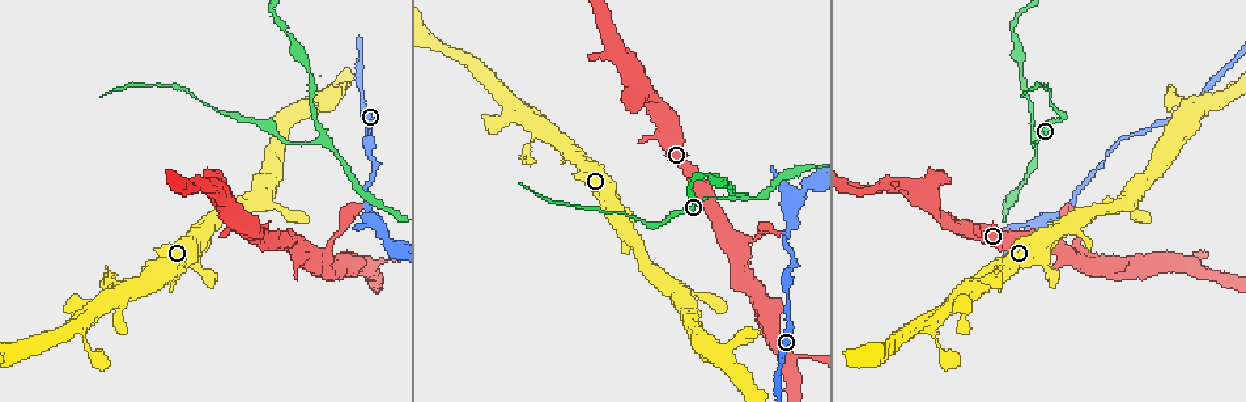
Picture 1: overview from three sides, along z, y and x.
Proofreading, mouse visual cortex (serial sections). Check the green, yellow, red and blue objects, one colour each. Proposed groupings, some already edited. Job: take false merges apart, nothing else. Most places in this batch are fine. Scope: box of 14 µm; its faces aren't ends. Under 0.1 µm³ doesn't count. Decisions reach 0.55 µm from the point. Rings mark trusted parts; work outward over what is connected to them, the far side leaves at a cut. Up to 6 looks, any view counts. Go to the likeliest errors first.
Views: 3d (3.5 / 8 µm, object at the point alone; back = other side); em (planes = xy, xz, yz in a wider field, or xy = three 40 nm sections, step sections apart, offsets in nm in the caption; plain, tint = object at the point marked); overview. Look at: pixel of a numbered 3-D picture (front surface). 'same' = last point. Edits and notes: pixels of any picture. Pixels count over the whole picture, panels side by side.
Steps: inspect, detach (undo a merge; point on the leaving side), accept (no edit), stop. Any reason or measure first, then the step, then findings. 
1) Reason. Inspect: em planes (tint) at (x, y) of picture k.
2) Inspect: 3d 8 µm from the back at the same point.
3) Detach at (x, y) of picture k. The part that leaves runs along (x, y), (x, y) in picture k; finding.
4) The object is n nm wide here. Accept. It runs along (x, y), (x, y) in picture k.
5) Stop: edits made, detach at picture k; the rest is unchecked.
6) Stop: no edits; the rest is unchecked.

Inspect: 3d 3.5 µm at (1033, 138) of picture 1.

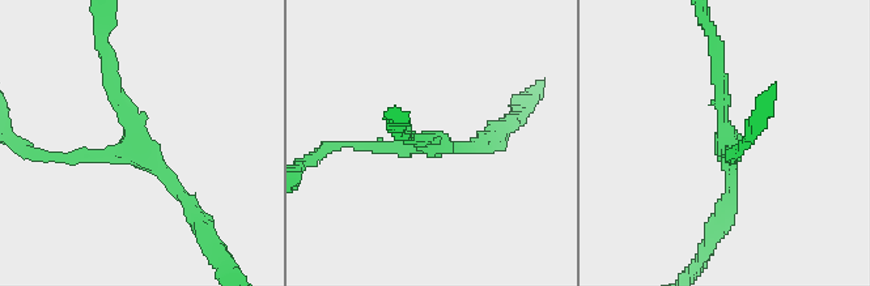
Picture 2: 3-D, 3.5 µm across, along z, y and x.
Accept. It runs along (35, 156), (117, 156), (132, 140), (109, 72) in picture 2; one cell here.

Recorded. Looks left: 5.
Thin arm on a thick one. Inspect: 3d 3.5 µm at (376, 263) of picture 1.

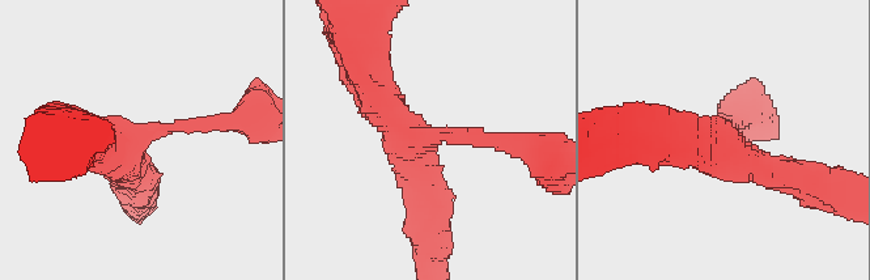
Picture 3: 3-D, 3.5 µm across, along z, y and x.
3 arms meet here; the arms are 150, 400, 500 nm wide; now the EM. Inspect: em xy step 2 (tint) at (137, 141) of picture 3.

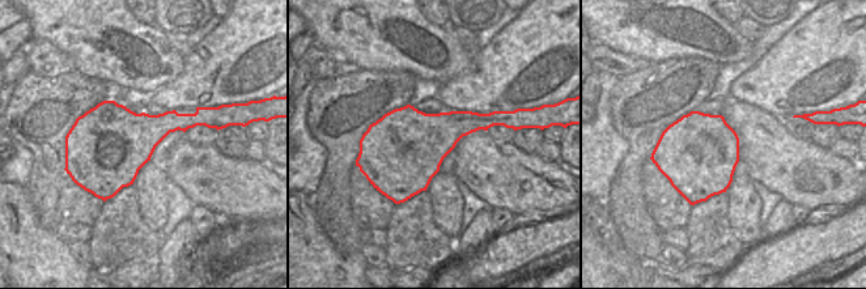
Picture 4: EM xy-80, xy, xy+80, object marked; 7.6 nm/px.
Accept. It runs along (369, 72), (414, 149), (429, 216) in picture 3; one cell here.

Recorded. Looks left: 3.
Inspect: em xy step 1 (tint) at (228, 201) of picture 1.

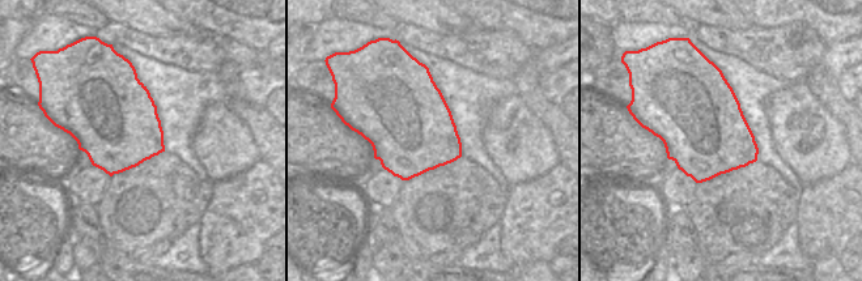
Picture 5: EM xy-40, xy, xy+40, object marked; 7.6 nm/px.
See where the arms go. Inspect: 3d 3.5 µm at the same point.

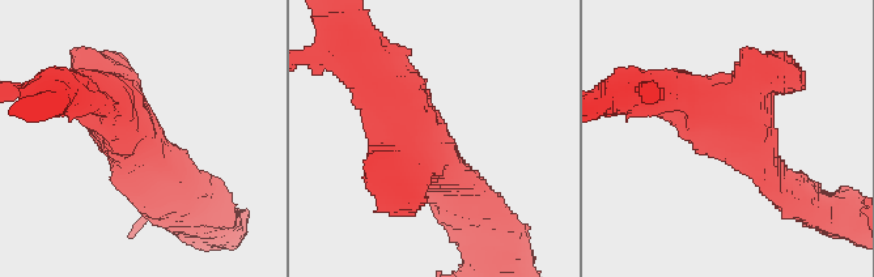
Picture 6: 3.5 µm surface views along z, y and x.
The arms are 400, 450, 500 nm wide. Accept. It runs along (465, 184), (365, 73) in picture 6; one cell here.

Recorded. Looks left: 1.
Stop: no edits; the rest is unchecked.

